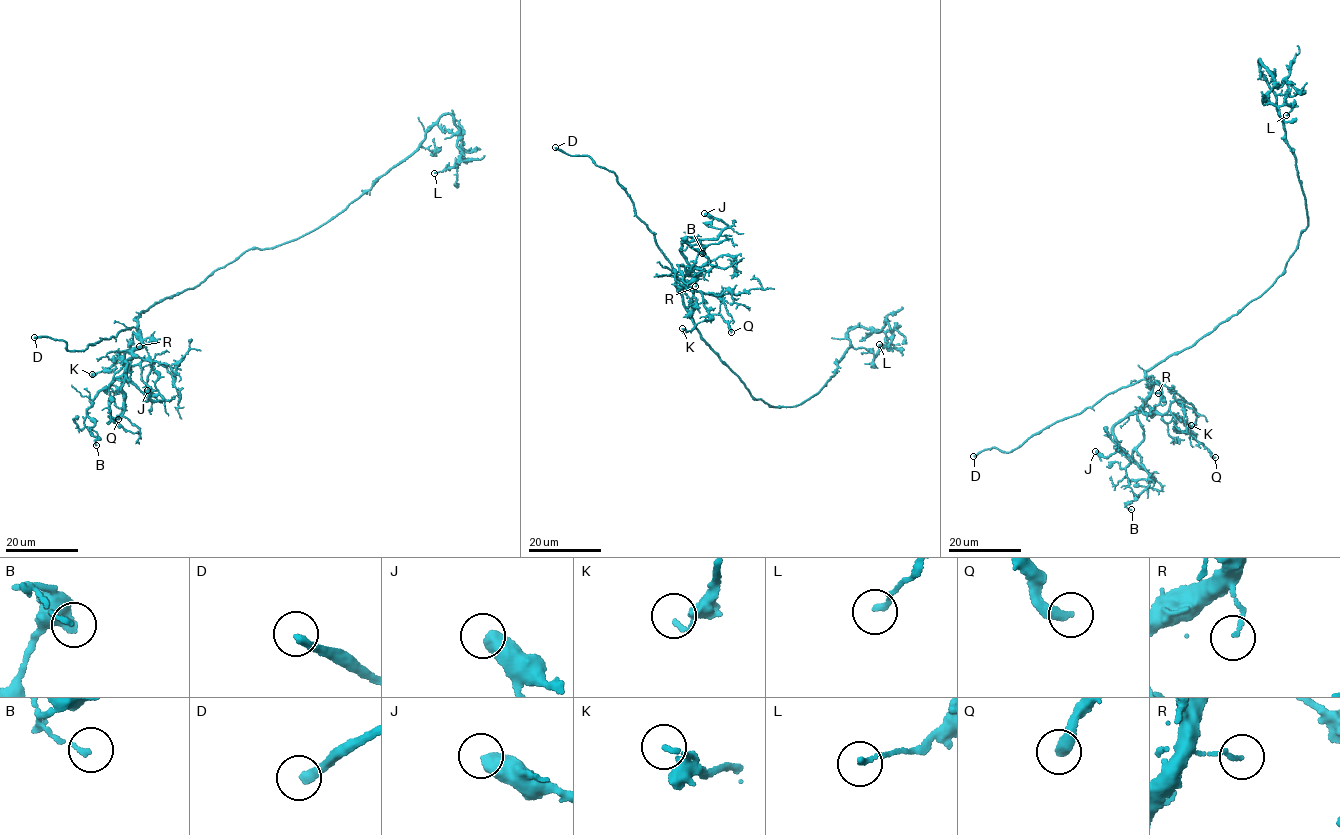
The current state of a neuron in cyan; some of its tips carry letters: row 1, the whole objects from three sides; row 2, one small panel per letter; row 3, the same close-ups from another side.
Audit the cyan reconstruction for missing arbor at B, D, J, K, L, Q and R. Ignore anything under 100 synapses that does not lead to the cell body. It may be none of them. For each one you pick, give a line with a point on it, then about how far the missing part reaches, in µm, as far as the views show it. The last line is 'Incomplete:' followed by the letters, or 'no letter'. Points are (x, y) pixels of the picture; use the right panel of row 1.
D: (973, 456) | 35 µm
Incomplete: D

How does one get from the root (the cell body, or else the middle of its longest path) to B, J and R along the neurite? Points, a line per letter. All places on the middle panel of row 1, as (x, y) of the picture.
B: (750, 395), (679, 293), (677, 282), (694, 279), (678, 266), (688, 283), (702, 253)
J: (750, 395), (700, 339), (676, 285), (694, 279), (681, 243), (713, 240), (727, 226), (704, 213)
R: (750, 395), (738, 376), (700, 339), (676, 284), (682, 279), (693, 279), (695, 286)

